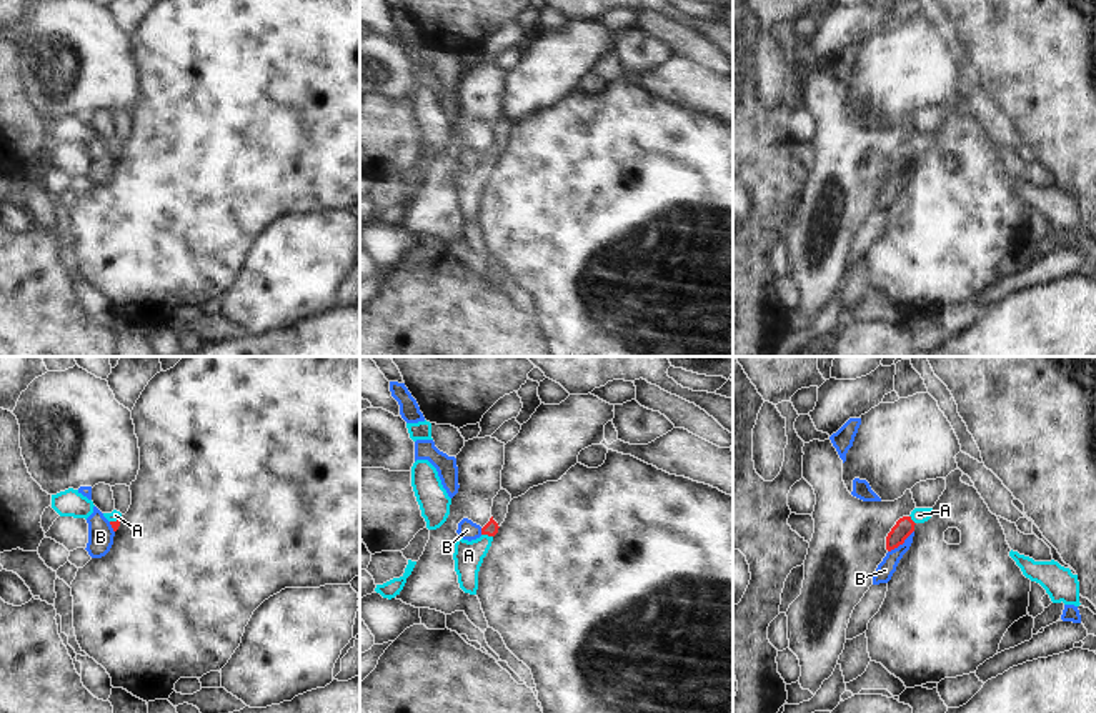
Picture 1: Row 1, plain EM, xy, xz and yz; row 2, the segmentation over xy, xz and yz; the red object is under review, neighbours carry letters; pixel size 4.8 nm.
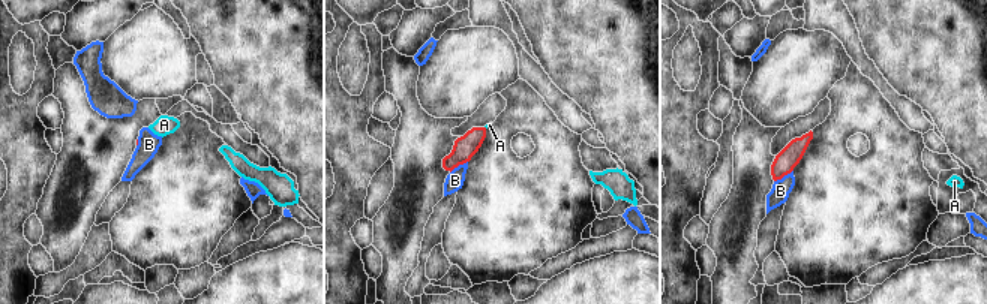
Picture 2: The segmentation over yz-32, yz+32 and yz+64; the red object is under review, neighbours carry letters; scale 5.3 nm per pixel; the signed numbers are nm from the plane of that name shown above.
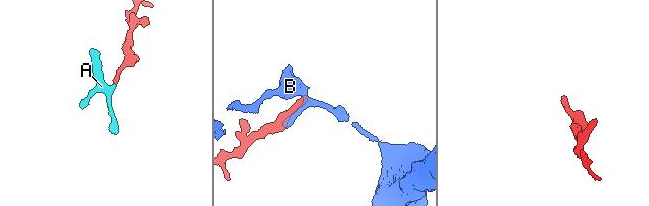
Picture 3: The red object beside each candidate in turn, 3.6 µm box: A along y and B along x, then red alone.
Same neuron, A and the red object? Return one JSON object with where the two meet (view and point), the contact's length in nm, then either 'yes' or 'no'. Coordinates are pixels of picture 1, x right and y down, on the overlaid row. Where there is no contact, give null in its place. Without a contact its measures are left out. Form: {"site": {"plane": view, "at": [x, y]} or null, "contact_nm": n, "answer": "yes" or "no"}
{"site": {"plane": "xz", "at": [487, 533]}, "contact_nm": 60, "answer": "yes"}

